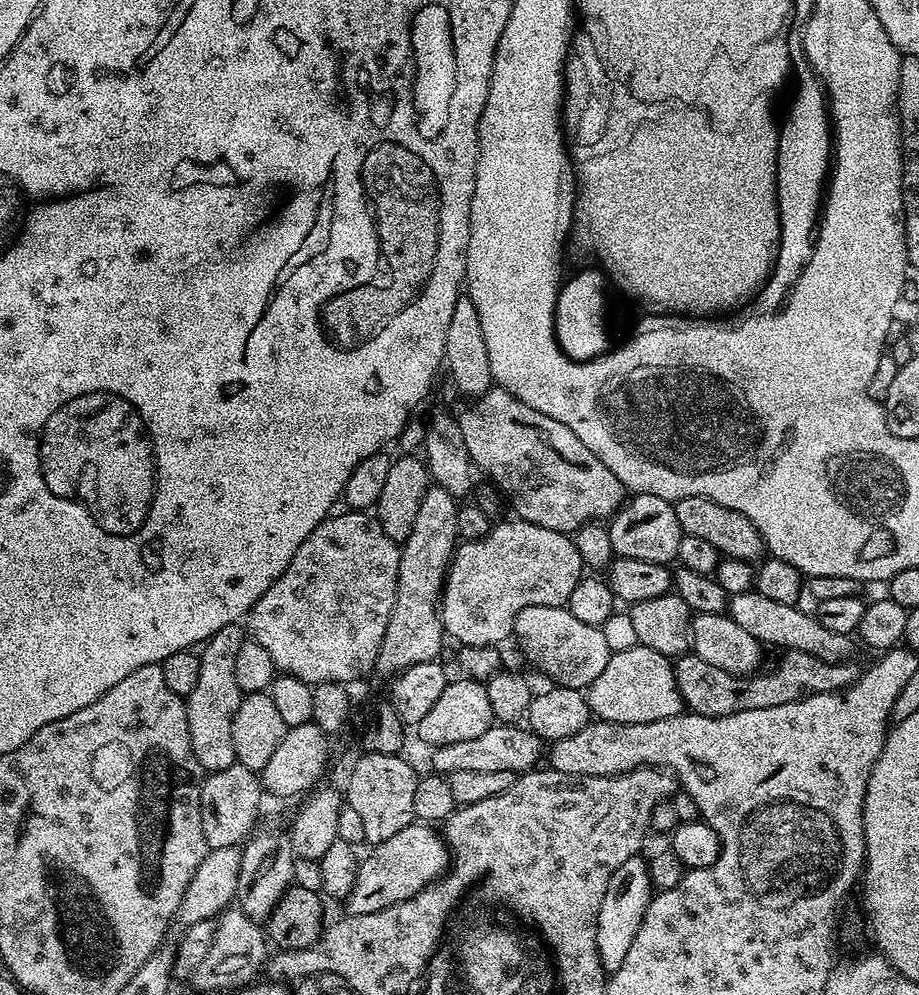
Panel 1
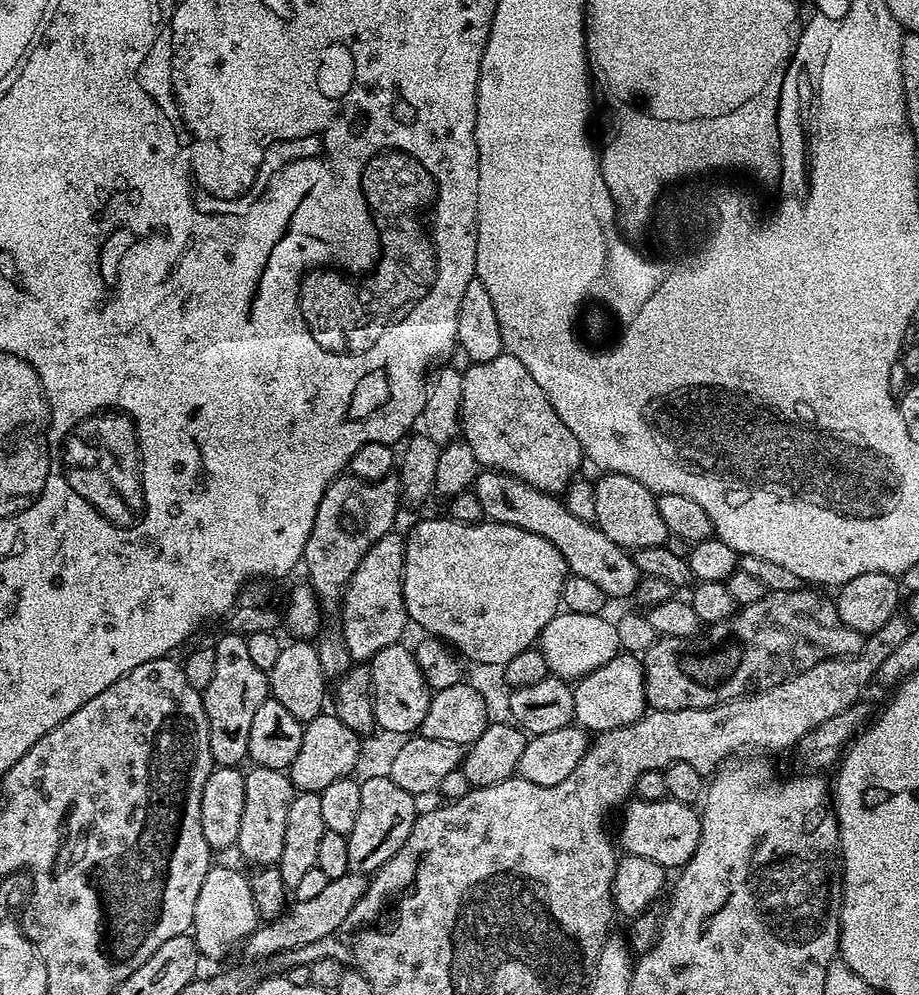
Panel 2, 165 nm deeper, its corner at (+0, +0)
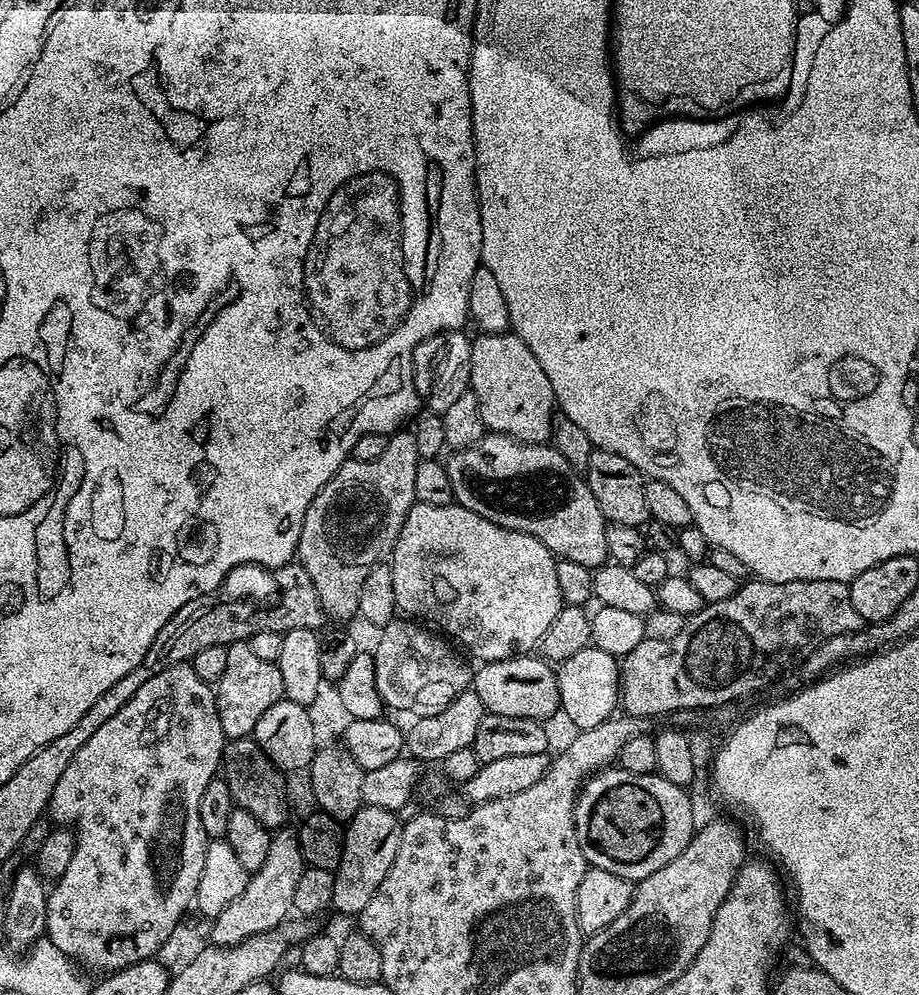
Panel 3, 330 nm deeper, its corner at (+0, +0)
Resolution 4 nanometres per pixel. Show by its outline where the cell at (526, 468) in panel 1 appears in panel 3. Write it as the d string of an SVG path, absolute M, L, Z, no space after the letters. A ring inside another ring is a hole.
M511 330L477 337L472 340L470 354L470 391L478 398L485 429L503 432L524 444L549 443L558 409L550 378L538 358L530 354L530 346Z

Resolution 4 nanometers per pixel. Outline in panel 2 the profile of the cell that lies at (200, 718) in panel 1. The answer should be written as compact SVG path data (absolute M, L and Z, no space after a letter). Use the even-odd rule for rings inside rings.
M240 634L231 635L215 641L214 679L202 693L206 722L210 730L210 754L213 761L222 768L234 768L248 760L250 725L254 723L254 713L270 696L268 674L254 666L247 639Z

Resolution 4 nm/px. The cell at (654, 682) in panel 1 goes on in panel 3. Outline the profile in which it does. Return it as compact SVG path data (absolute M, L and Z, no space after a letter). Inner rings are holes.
M589 646L578 650L578 654L559 661L556 668L556 681L560 695L560 712L573 724L573 729L583 730L598 726L602 722L612 719L617 711L620 702L620 660L610 655L606 650Z

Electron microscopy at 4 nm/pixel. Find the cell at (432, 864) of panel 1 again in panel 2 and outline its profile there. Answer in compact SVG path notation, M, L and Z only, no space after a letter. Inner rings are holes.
M349 872L347 876L329 880L316 897L307 902L296 900L277 920L269 920L257 926L244 941L242 952L263 961L267 957L285 952L287 948L306 946L310 942L318 942L318 938L326 938L326 934L342 926L346 914L350 914L350 910L354 910L354 906L364 896L365 887L365 877L358 872Z

